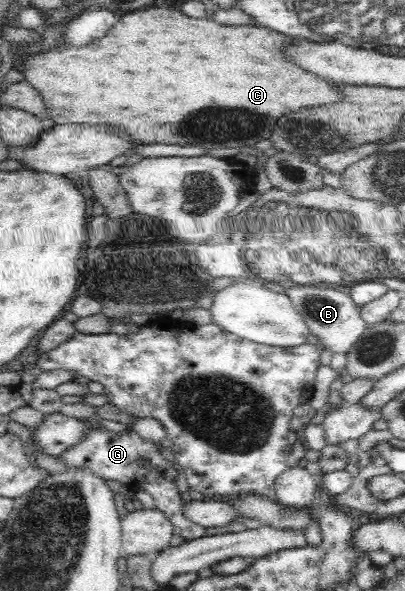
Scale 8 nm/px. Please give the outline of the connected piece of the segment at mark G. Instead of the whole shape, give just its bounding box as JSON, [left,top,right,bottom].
[57,428,206,541]

